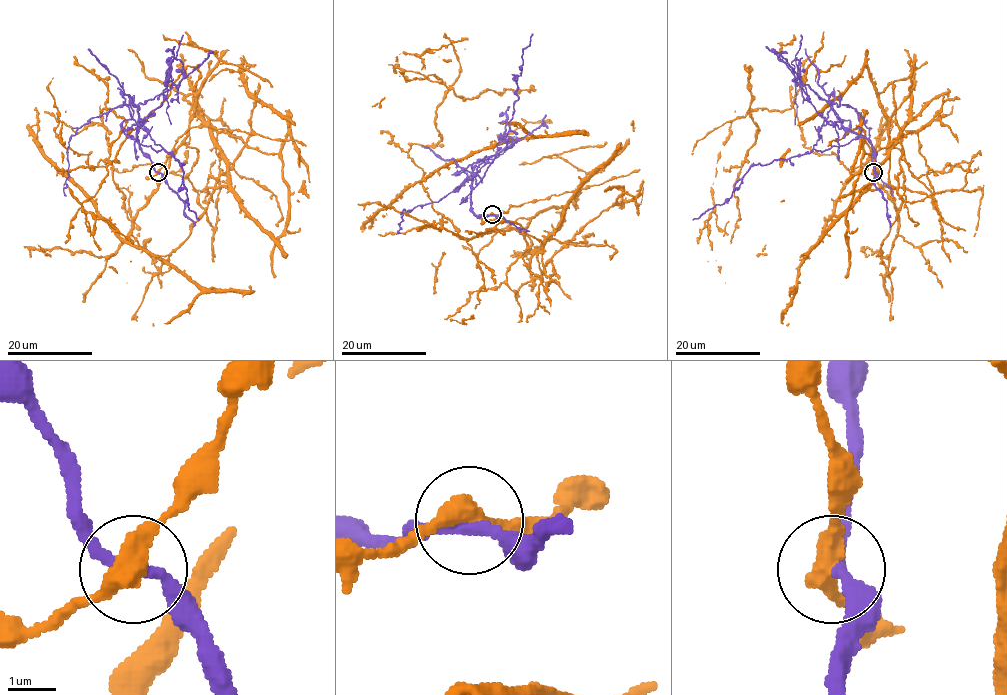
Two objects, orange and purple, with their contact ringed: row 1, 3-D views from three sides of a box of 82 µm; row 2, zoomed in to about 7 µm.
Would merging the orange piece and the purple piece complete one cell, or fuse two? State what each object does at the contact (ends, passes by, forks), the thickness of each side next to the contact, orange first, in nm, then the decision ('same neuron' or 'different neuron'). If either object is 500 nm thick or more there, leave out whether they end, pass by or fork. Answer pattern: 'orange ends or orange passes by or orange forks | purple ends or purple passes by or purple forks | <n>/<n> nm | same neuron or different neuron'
orange passes by | purple passes by | 420/240 nm | different neuron

